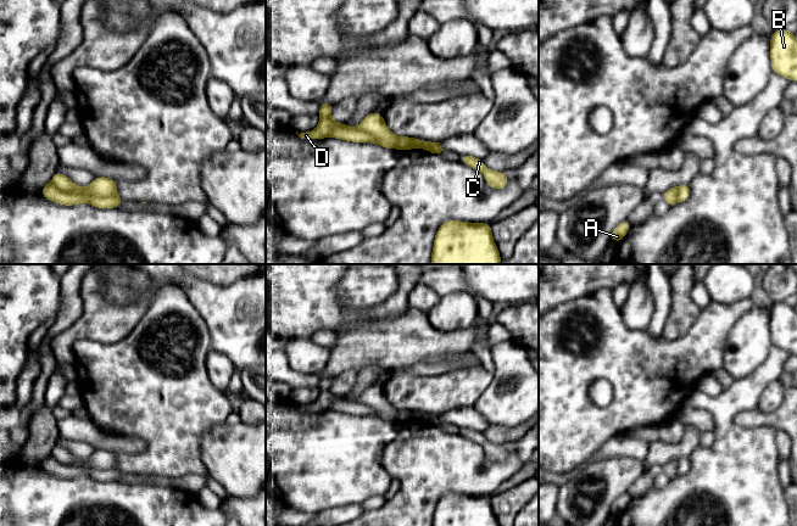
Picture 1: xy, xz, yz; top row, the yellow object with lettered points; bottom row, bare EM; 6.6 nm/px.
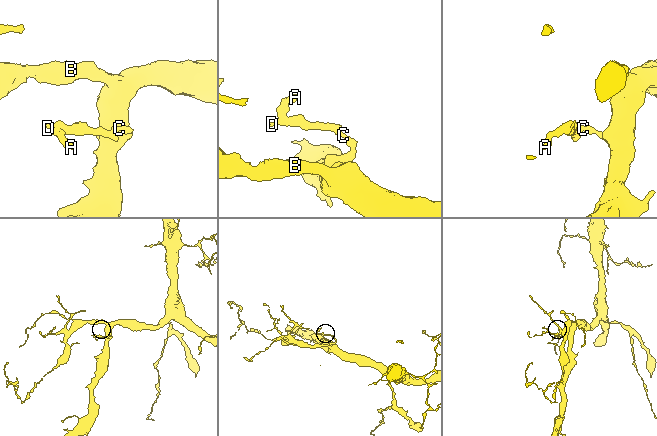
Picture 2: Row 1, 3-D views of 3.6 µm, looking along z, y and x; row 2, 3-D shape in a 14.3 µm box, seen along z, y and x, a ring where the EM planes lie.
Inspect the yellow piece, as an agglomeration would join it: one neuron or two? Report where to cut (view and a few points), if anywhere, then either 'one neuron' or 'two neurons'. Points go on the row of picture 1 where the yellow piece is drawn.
cut in xy along (50, 182), (66, 191), (83, 192), (88, 188); two neurons

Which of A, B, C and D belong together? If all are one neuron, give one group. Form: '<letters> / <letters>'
A B C / D

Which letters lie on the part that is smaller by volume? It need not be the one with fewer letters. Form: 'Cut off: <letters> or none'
Cut off: D

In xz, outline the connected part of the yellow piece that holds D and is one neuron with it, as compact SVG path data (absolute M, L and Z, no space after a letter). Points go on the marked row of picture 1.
M328 118L328 119L321 119L319 124L316 129L313 129L311 132L306 132L306 133L300 133L300 134L296 132L296 134L301 139L319 140L319 139L324 139L324 138L330 136L330 133L331 133L335 124L341 124L344 127L350 128L346 123L336 123L331 118Z

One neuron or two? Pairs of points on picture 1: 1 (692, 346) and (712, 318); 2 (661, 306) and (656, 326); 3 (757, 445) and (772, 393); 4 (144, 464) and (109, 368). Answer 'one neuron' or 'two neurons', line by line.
1: one neuron
2: one neuron
3: two neurons
4: one neuron

